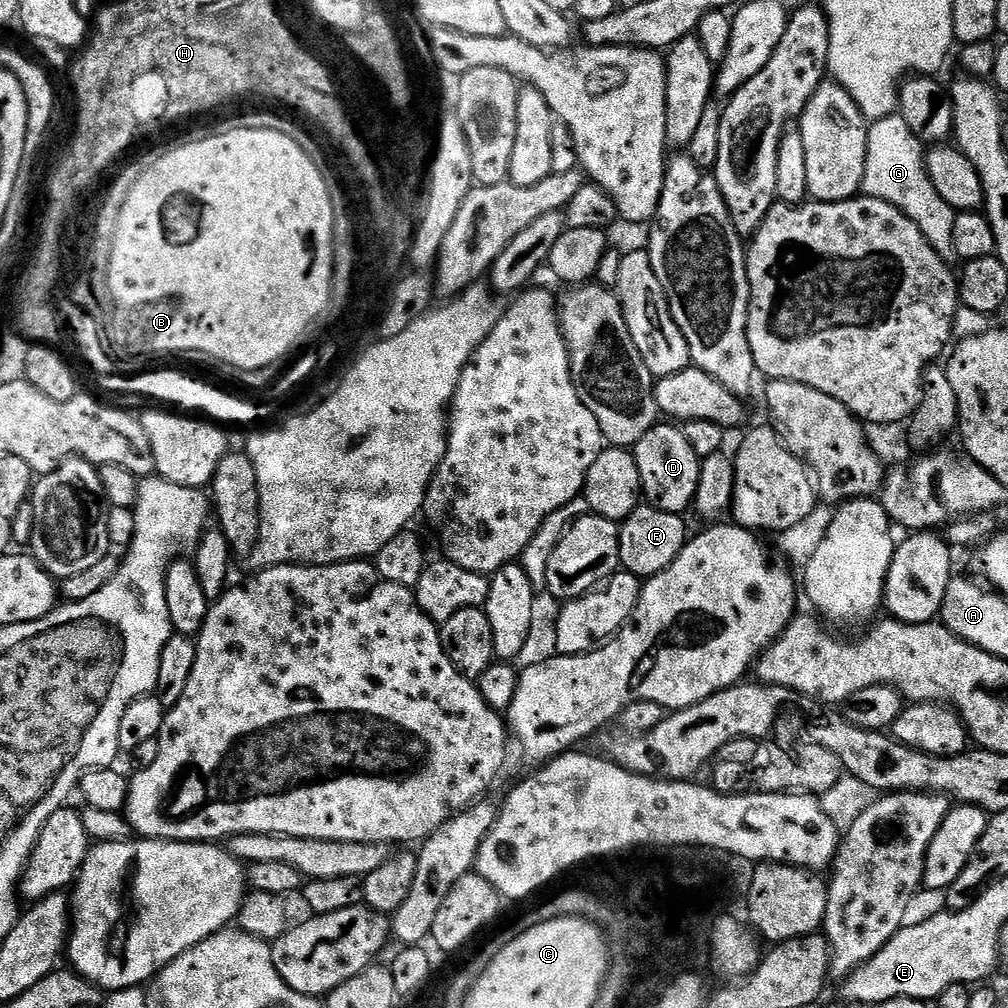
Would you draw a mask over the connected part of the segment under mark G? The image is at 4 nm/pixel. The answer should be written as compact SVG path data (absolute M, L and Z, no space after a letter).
M899 114L878 118L868 125L866 174L862 178L862 192L863 195L882 198L898 206L915 222L918 230L922 230L922 234L930 242L930 246L934 246L939 256L956 256L954 218L957 211L934 188L934 182L930 180L928 173L925 145Z

